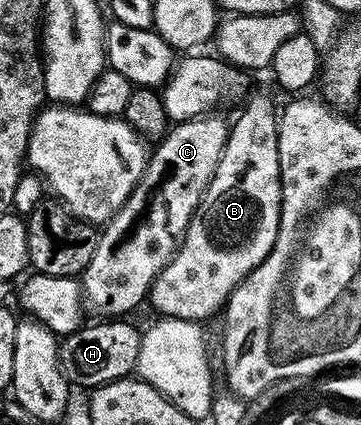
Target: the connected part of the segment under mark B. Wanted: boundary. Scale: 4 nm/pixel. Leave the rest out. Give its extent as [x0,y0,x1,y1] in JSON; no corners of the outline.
[150,93,282,323]

